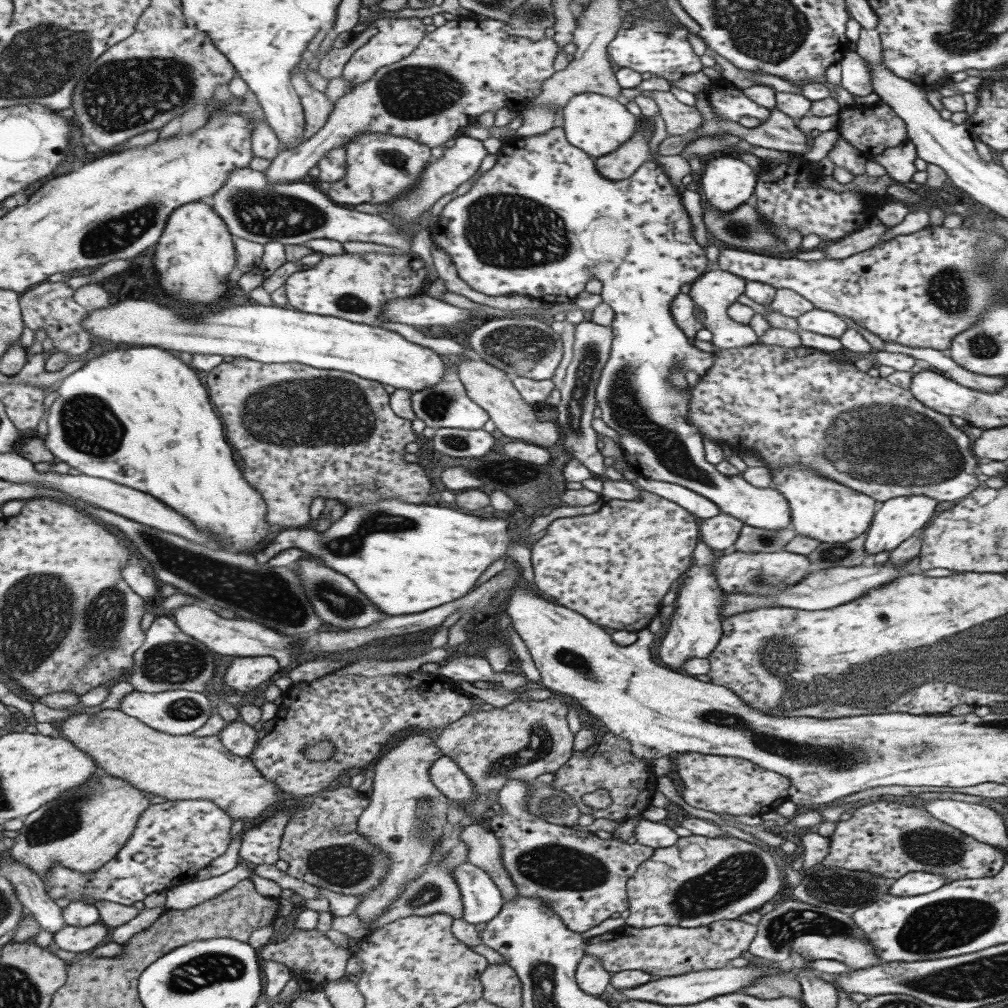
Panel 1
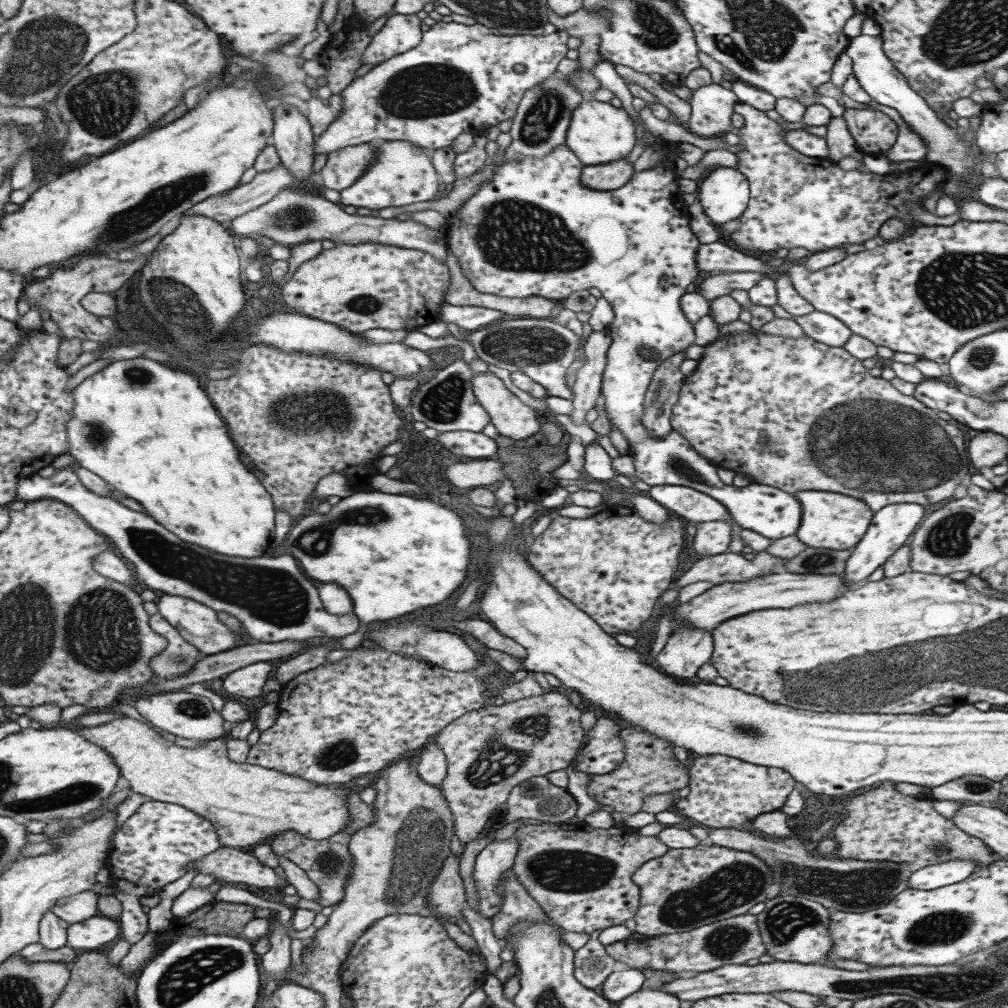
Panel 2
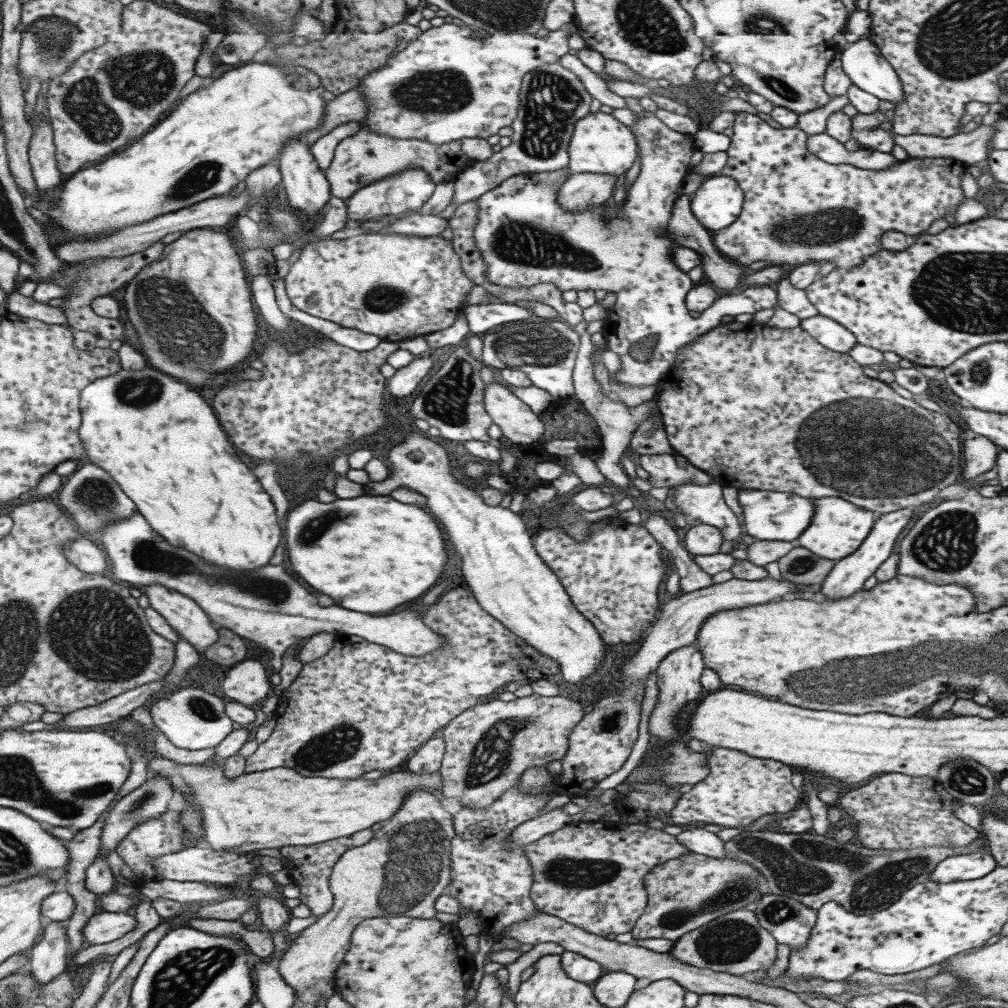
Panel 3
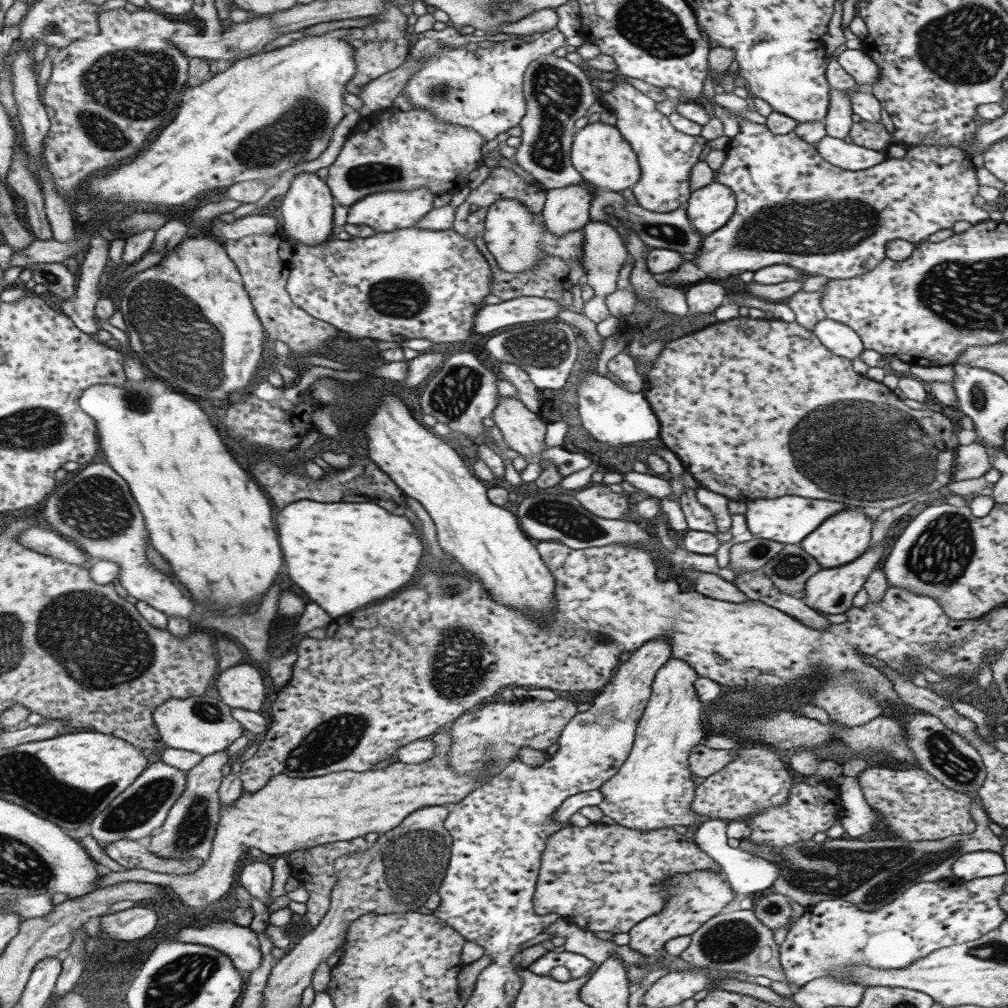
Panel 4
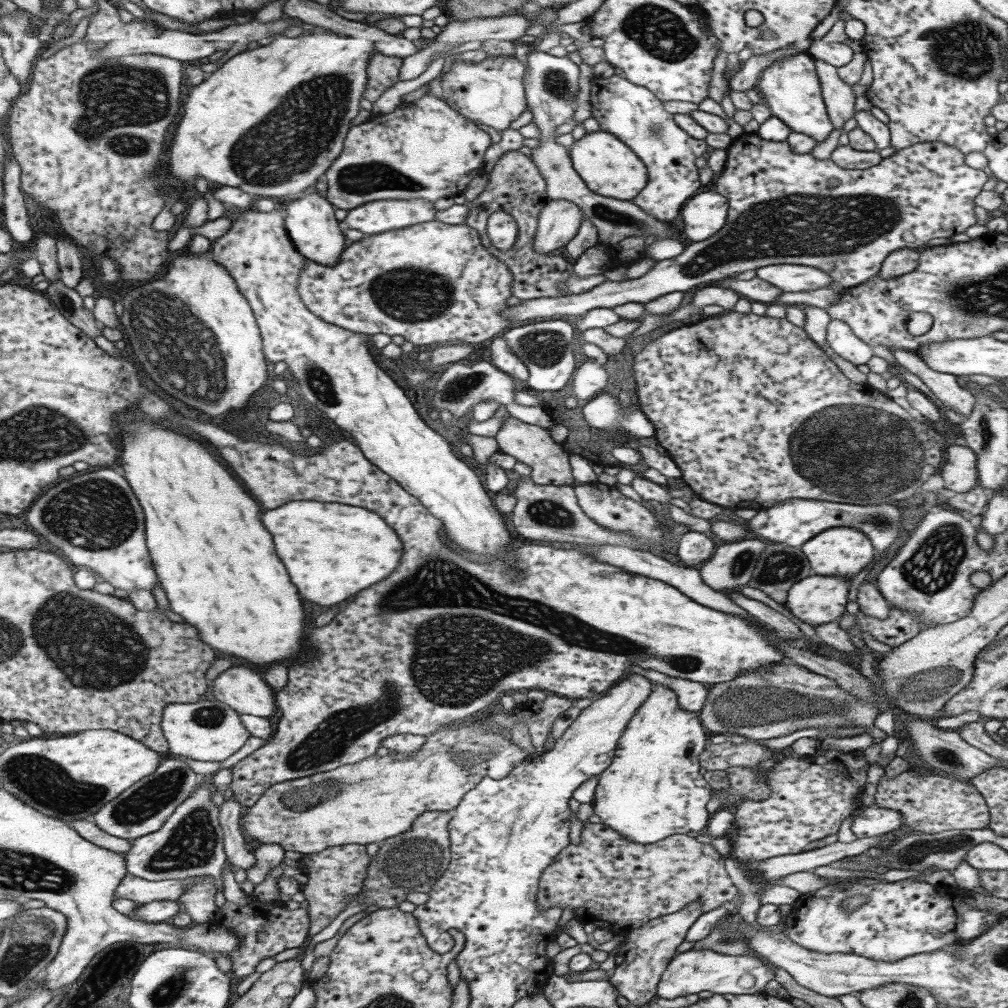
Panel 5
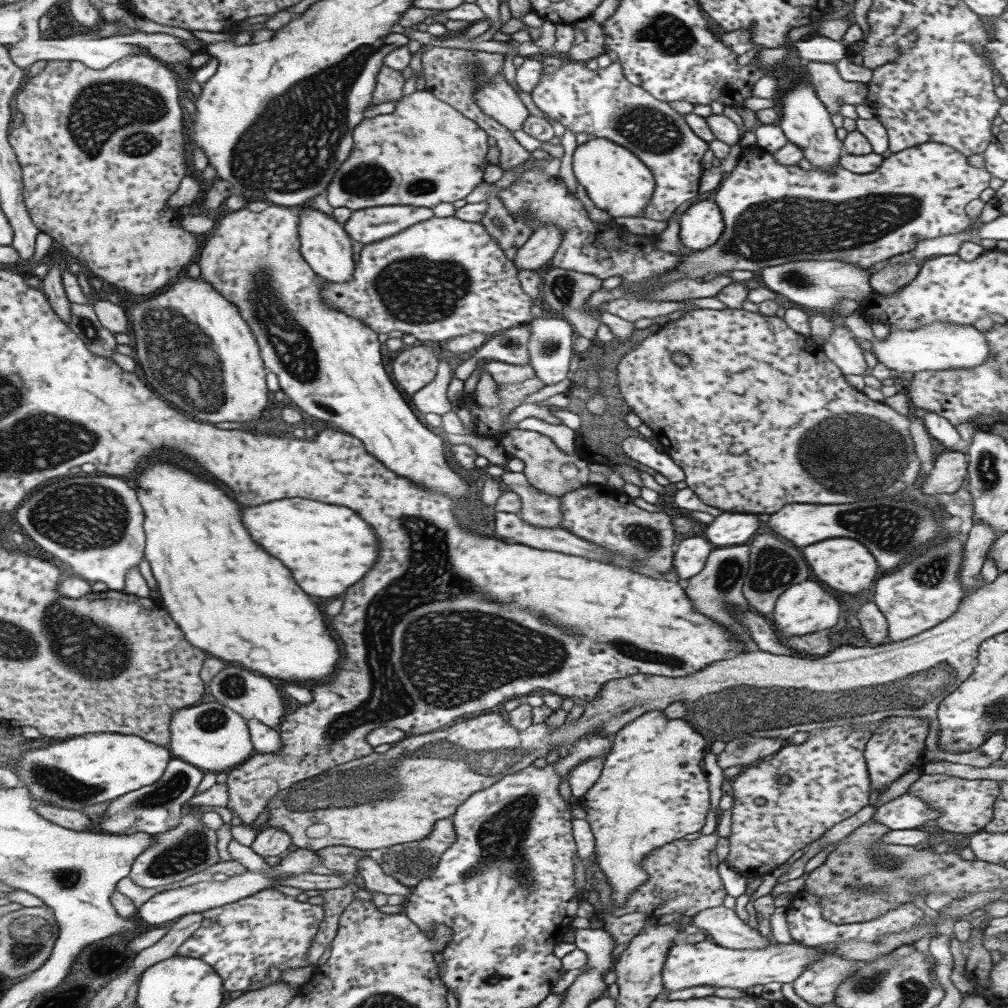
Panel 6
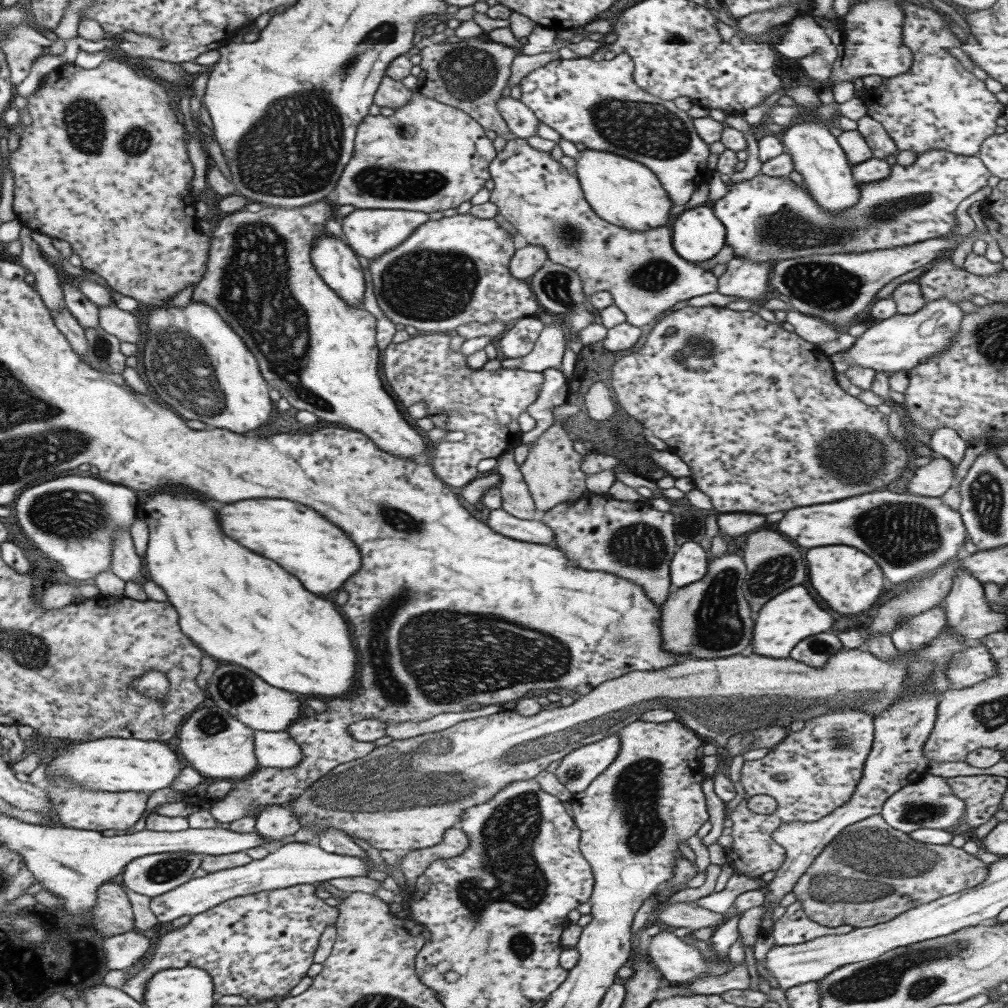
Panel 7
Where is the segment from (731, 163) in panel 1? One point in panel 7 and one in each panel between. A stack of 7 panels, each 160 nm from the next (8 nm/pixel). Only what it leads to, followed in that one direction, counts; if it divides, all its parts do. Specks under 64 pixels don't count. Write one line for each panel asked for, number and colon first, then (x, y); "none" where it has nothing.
2: (723, 195)
3: (716, 203)
4: (708, 208)
5: (703, 214)
6: (700, 225)
7: (696, 236)

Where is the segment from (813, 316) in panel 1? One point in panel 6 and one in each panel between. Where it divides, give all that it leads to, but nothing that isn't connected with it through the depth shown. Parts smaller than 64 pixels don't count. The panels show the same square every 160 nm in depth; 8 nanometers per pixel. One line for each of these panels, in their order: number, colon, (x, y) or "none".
2: (822, 328)
3: (826, 332)
4: (841, 340)
5: (839, 338)
6: (840, 347)

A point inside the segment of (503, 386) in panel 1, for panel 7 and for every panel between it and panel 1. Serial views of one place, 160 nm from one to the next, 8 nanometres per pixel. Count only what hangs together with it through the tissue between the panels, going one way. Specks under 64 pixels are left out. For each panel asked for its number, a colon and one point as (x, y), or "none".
2: (511, 418)
3: (517, 423)
4: (523, 431)
5: (529, 444)
6: (548, 470)
7: (551, 472)

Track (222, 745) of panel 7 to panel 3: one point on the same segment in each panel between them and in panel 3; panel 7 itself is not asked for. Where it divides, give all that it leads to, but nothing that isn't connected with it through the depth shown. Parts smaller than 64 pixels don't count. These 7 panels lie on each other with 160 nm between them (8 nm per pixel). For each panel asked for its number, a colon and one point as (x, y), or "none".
3: (190, 718)
4: (201, 724)
5: (205, 730)
6: (210, 736)

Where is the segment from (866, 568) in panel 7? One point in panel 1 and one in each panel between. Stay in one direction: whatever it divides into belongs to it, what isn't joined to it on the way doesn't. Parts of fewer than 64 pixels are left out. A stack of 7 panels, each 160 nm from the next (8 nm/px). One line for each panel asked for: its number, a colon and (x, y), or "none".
1: (826, 511)
2: (829, 520)
3: (837, 528)
4: (840, 539)
5: (838, 551)
6: (843, 564)

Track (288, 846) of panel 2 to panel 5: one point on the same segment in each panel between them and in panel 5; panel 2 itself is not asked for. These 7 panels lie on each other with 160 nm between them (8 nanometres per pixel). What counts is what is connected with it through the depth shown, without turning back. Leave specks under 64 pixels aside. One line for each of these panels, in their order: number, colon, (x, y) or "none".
3: (308, 867)
4: (314, 868)
5: (334, 875)

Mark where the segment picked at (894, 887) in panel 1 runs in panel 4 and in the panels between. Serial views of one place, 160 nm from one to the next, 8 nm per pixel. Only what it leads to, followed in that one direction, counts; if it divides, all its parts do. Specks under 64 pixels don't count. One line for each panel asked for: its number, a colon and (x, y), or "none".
2: (933, 876)
3: (971, 866)
4: (973, 865)

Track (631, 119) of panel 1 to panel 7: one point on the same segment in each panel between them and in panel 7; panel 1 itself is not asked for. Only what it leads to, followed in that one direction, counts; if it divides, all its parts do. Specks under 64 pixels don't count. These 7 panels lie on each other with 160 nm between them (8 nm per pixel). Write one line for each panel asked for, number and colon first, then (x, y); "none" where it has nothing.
2: (598, 133)
3: (599, 144)
4: (598, 152)
5: (607, 166)
6: (616, 181)
7: (620, 191)

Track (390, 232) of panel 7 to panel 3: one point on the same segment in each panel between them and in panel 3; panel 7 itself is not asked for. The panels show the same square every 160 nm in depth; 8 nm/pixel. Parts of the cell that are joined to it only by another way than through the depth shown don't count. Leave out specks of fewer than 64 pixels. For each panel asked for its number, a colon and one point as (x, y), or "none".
3: (407, 190)
4: (385, 211)
5: (377, 216)
6: (367, 225)

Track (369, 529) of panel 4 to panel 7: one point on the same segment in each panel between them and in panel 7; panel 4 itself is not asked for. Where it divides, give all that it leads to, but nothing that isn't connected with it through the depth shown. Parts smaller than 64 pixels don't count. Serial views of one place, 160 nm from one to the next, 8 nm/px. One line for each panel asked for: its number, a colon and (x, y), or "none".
5: (331, 551)
6: (327, 548)
7: (316, 552)

